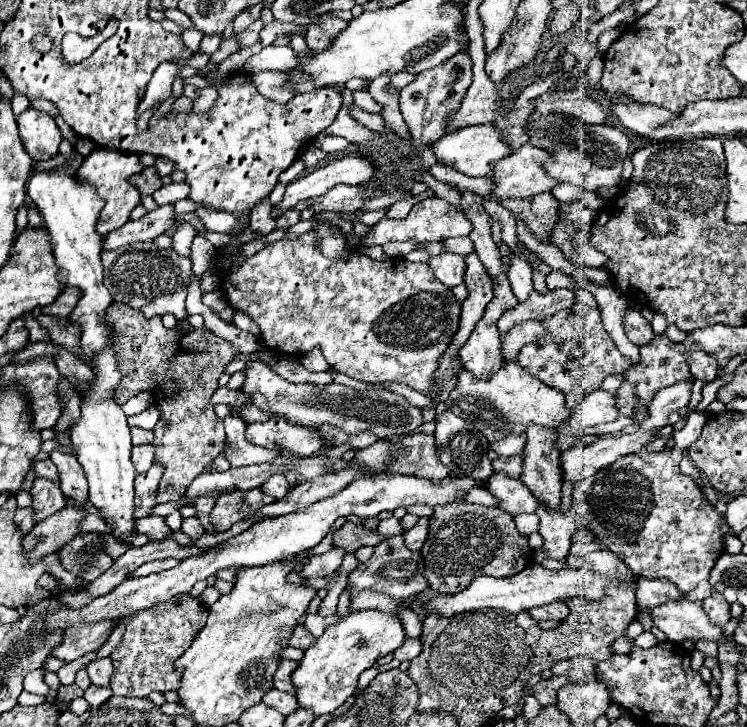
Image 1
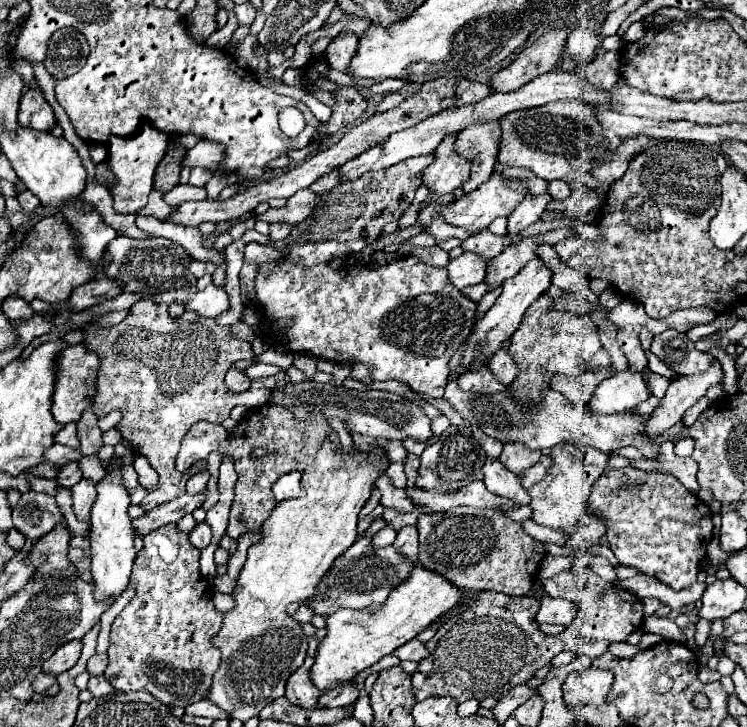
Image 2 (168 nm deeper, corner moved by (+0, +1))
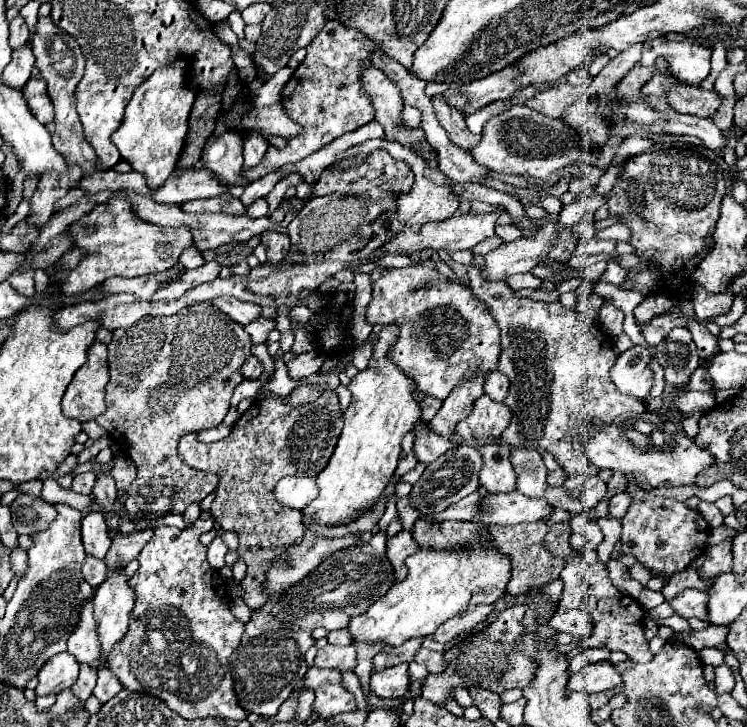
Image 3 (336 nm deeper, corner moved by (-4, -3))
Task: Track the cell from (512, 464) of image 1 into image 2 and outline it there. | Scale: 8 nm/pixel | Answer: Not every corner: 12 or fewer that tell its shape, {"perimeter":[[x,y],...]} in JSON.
{"perimeter":[[543,456],[541,462],[525,470],[523,486],[529,490],[535,482],[543,480],[551,458]]}

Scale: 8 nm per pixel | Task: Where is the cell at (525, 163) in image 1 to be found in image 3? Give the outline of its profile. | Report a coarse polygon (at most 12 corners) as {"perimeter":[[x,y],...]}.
{"perimeter":[[497,206],[405,228],[375,254],[471,250],[493,236]]}

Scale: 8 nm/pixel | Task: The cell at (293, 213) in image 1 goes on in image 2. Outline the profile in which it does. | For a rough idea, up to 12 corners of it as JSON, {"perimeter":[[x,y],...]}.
{"perimeter":[[271,224],[269,238],[285,240],[291,232],[289,224]]}

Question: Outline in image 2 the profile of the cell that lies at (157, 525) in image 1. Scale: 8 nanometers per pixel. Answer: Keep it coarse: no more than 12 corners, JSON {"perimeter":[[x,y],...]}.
{"perimeter":[[143,538],[105,678],[167,706],[209,692],[223,614],[201,552]]}

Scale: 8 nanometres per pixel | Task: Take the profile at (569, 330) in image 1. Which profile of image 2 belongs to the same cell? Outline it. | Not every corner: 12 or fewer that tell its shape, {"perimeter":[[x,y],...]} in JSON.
{"perimeter":[[611,368],[589,370],[579,378],[553,376],[553,390],[569,402],[589,404]]}

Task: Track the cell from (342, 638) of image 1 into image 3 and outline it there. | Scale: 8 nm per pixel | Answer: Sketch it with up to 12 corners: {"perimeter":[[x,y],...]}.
{"perimeter":[[497,550],[407,558],[409,574],[349,620],[385,650],[505,592]]}

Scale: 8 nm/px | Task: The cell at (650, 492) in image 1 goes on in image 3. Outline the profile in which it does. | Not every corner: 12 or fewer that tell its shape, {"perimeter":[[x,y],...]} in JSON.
{"perimeter":[[627,484],[621,552],[667,584],[711,528],[685,502]]}

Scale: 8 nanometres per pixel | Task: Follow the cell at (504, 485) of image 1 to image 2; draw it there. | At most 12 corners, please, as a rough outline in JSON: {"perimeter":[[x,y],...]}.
{"perimeter":[[487,458],[483,466],[489,492],[517,504],[529,504],[519,478],[499,462]]}

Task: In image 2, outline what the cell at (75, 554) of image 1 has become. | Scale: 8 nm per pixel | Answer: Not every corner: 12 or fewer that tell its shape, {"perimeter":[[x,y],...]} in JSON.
{"perimeter":[[73,536],[69,562],[91,582],[91,550],[87,536]]}

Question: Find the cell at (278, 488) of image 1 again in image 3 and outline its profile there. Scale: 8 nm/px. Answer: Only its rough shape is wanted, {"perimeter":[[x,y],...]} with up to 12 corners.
{"perimeter":[[285,476],[275,486],[283,506],[301,510],[317,496],[313,478]]}

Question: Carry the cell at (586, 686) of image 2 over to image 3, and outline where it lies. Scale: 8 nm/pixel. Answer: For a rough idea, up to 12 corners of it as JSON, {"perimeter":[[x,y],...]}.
{"perimeter":[[595,662],[569,678],[567,688],[599,694],[619,684],[611,662]]}

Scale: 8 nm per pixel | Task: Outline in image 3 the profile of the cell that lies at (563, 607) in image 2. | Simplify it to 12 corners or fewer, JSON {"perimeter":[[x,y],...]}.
{"perimeter":[[581,610],[555,612],[549,626],[579,638],[591,634],[593,622]]}

